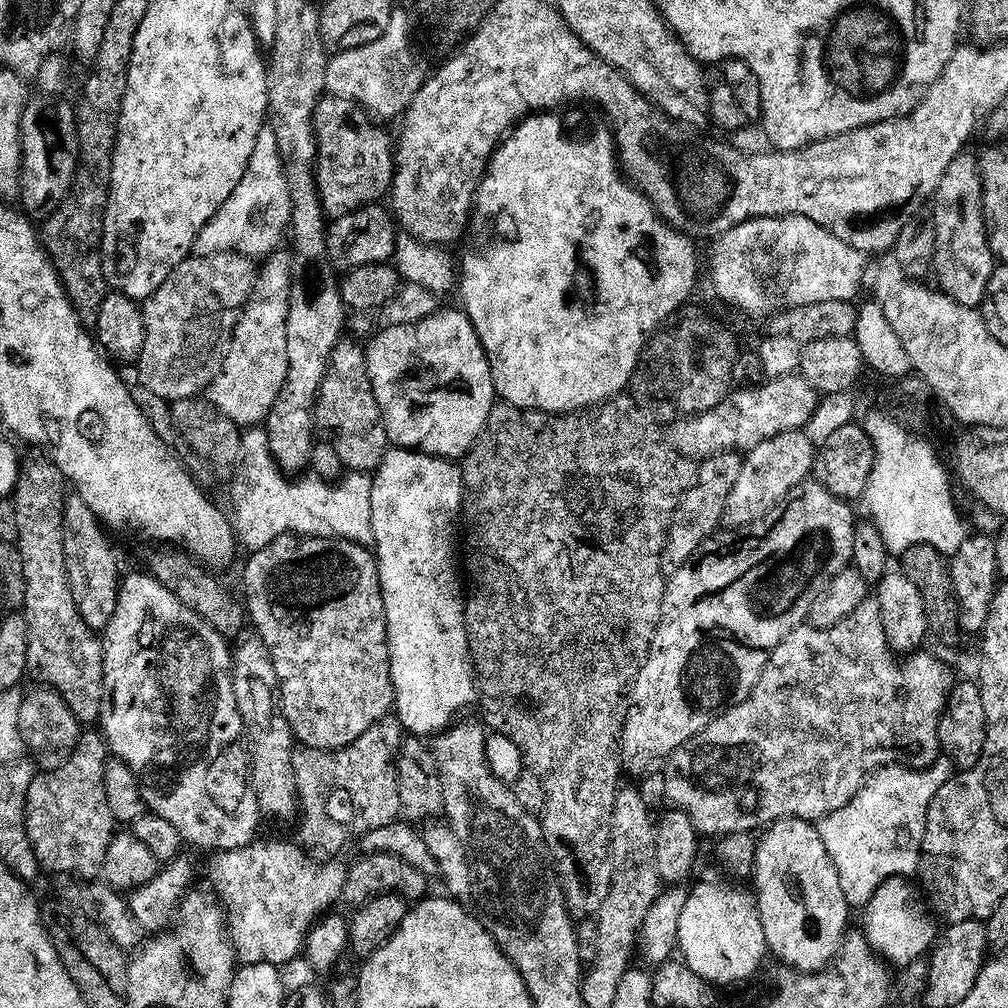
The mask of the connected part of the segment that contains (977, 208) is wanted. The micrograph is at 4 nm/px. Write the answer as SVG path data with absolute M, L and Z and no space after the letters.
M962 151L946 166L930 200L930 215L934 222L932 266L941 292L962 306L976 308L984 299L986 282L994 267L994 257L984 225L980 166L977 157L971 156L969 152Z

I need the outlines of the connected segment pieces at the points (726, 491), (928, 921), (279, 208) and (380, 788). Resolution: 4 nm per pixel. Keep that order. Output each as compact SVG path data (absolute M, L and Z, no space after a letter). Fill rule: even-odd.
M720 452L717 456L709 456L708 459L699 461L696 481L692 483L690 490L686 490L686 494L682 494L668 523L668 533L662 550L664 573L671 574L680 569L699 552L704 541L721 527L726 510L726 498L730 498L730 490L734 490L734 482L741 471L742 456L738 452Z
M892 876L886 882L880 883L878 890L865 904L863 912L864 925L862 925L862 931L867 938L867 942L875 949L877 955L889 965L901 968L916 959L921 959L933 947L937 939L938 928L936 932L935 917L919 887L907 877Z
M268 123L258 130L258 138L254 138L254 150L250 150L250 162L246 162L246 170L234 186L234 194L218 206L214 218L206 222L206 226L194 238L192 252L198 256L206 256L210 252L241 252L249 258L263 258L277 247L280 235L285 235L291 218L290 194L284 177L283 163L280 161L278 145L274 132ZM258 202L258 232L252 226L252 206L256 210Z
M389 714L374 722L370 730L358 734L354 742L333 752L323 752L317 748L297 747L292 754L292 777L296 783L296 799L298 801L298 821L295 843L312 854L325 852L328 858L335 857L348 843L359 841L370 830L378 830L378 826L386 826L391 820L401 815L399 806L398 782L396 781L396 756L400 744L406 737L395 715Z

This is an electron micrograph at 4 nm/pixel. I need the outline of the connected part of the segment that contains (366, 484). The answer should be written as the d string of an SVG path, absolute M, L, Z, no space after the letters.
M260 426L249 427L241 435L240 459L235 465L235 472L236 477L232 480L232 508L236 511L234 524L238 529L239 543L243 547L245 544L249 553L274 542L274 538L289 534L336 536L339 540L352 540L355 544L372 544L372 476L369 473L349 471L335 483L315 474L289 478L276 464L267 445L265 429Z

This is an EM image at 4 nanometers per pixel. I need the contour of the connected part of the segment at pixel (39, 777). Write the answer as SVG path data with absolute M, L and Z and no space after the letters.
M84 730L81 731L76 748L57 769L40 770L33 775L24 811L26 830L32 849L36 851L40 867L45 873L57 872L60 876L68 876L64 878L79 878L86 881L93 879L101 871L104 846L114 831L112 815L106 810L101 811L102 804L97 799L98 790L104 787L104 763L108 759L110 753L103 735L96 730Z

